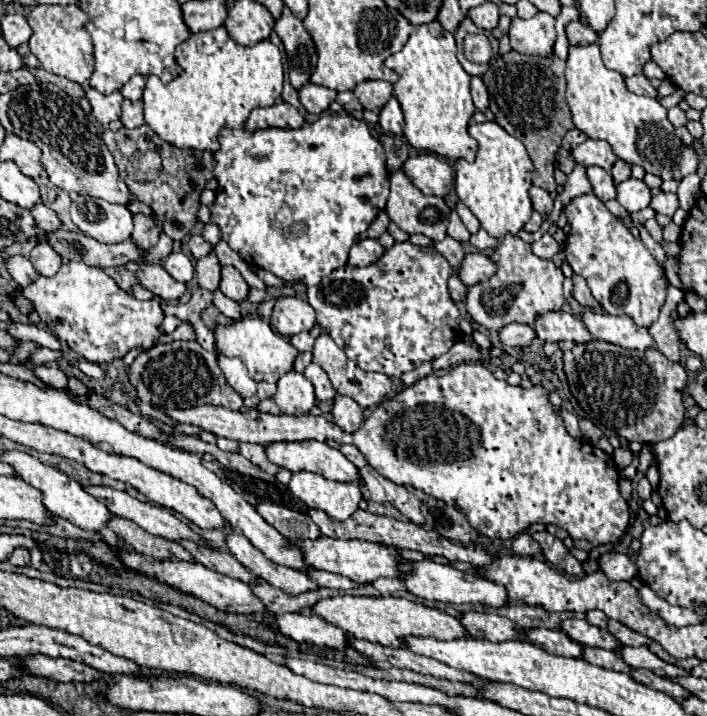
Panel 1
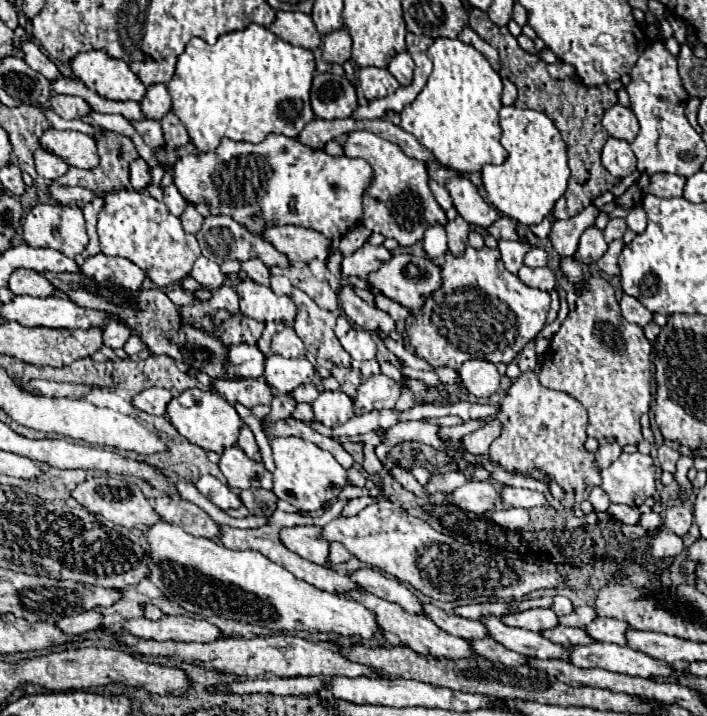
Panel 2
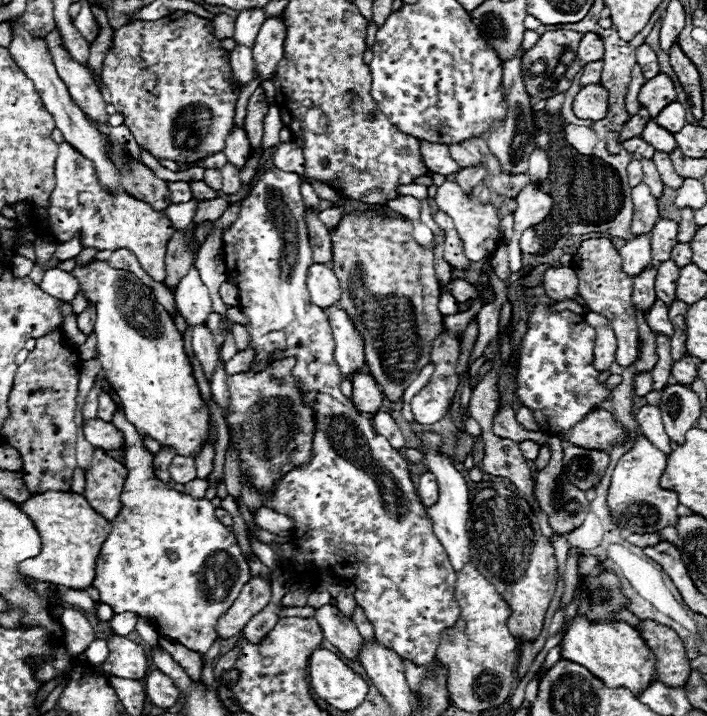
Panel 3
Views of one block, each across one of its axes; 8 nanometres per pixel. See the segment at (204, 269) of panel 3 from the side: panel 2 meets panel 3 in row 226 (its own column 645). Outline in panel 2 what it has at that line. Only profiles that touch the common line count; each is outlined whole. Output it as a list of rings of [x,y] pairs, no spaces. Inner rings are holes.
[[[636,206],[626,218],[626,224],[628,224],[628,228],[630,230],[634,230],[636,234],[640,234],[640,232],[644,232],[644,228],[646,228],[646,212],[640,208],[640,206]]]

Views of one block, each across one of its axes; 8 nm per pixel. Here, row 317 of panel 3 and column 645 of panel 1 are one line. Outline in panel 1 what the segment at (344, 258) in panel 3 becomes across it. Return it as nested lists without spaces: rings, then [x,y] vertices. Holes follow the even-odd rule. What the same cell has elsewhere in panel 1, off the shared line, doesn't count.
[[[600,340],[574,344],[574,348],[564,352],[564,372],[570,384],[570,392],[578,400],[580,408],[590,418],[594,418],[596,424],[616,432],[620,438],[628,442],[658,444],[660,440],[668,440],[684,422],[686,408],[682,406],[682,390],[686,386],[686,370],[680,364],[670,362],[656,348],[640,352],[640,350],[626,350]]]

